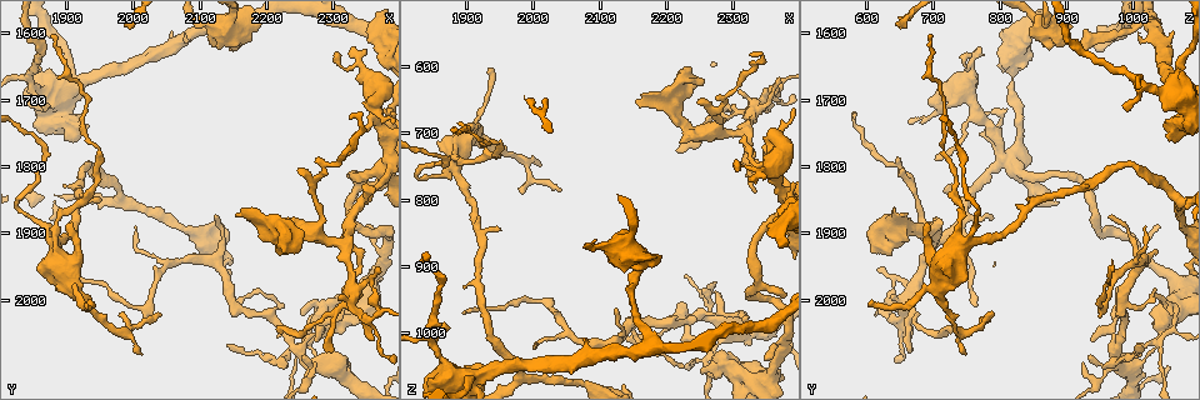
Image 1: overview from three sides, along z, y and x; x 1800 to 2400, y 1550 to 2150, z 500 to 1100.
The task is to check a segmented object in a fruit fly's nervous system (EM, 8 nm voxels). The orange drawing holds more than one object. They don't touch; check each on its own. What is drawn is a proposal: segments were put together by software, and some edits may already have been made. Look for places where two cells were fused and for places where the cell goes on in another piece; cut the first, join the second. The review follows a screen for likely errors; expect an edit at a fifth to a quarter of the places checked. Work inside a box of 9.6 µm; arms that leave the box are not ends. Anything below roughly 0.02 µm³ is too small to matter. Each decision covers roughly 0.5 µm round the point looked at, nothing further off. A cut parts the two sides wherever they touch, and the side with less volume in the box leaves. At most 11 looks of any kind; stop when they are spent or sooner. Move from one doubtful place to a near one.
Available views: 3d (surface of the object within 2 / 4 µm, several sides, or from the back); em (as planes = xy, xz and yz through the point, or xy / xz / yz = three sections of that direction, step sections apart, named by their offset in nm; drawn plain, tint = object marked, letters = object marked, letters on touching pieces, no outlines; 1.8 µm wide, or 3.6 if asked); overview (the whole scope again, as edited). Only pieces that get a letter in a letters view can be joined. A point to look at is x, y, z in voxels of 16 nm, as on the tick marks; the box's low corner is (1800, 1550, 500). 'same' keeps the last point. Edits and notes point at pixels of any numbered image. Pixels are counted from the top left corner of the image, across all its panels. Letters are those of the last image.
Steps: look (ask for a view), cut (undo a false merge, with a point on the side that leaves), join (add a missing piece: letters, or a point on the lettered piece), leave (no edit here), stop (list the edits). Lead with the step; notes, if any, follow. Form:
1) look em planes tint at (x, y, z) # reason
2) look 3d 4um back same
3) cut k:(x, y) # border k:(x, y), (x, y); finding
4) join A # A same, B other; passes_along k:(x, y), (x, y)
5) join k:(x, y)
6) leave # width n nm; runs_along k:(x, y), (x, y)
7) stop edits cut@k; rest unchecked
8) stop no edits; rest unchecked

look 3d 4um at (1885, 1600, 695) # end of a long branch

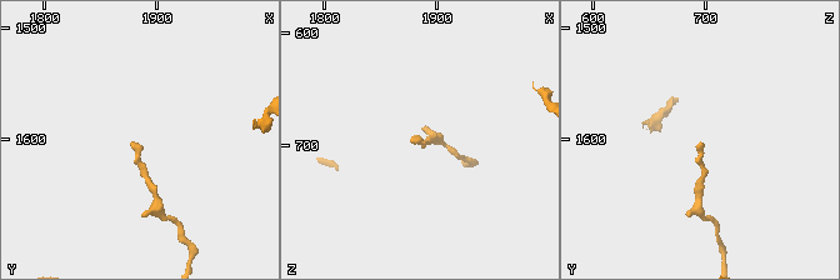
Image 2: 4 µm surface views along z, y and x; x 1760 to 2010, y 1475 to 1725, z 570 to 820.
look em planes letters at (1884, 1602, 698)

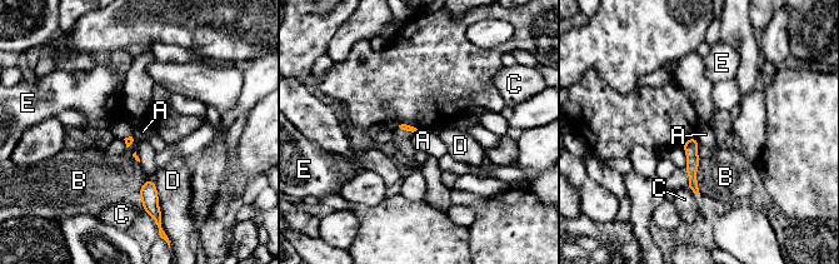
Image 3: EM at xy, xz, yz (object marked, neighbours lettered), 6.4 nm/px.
leave # A other, B other, C other, D other, E other; border 3:(694, 135), (699, 143); no lettered piece goes on from it

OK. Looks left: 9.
look 3d 4um at (1905, 1890, 695) # free end

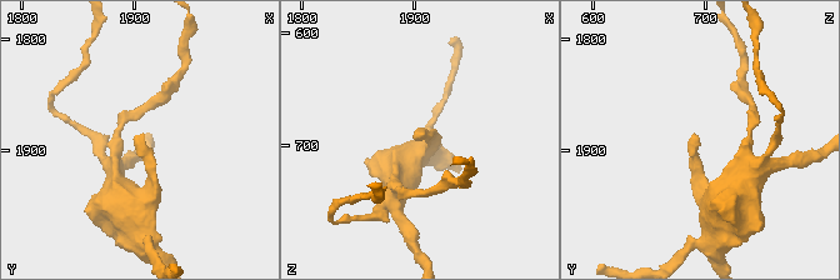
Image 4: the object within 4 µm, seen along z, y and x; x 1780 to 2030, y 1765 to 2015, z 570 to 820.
look em planes tint at (1904, 1884, 690) # now the EM

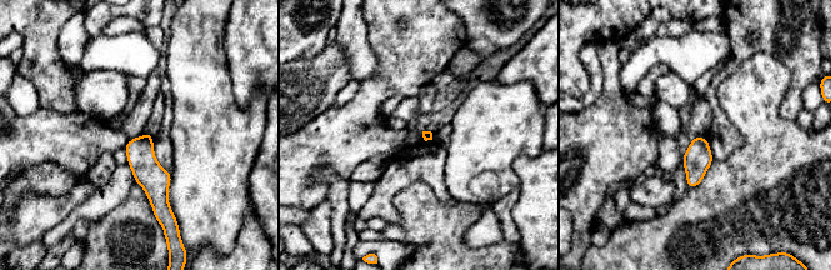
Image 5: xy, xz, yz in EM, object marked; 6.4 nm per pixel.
look em planes letters same # what lies round it

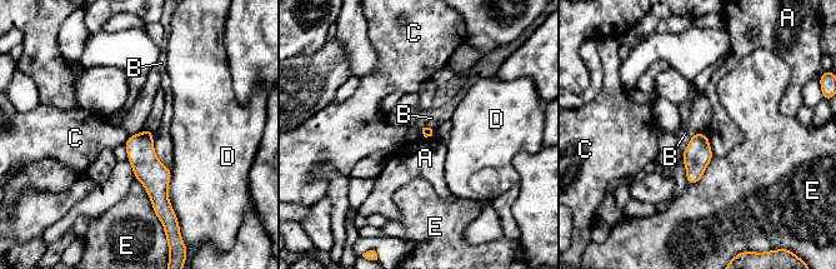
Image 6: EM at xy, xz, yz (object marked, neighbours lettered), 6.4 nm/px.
leave # longest_contact E 300 nm; A other, B other, C other, D other, E other; border 6:(694, 133), (682, 152); no lettered piece goes on from it

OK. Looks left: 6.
look 3d 4um at (2215, 2040, 730) # thin end

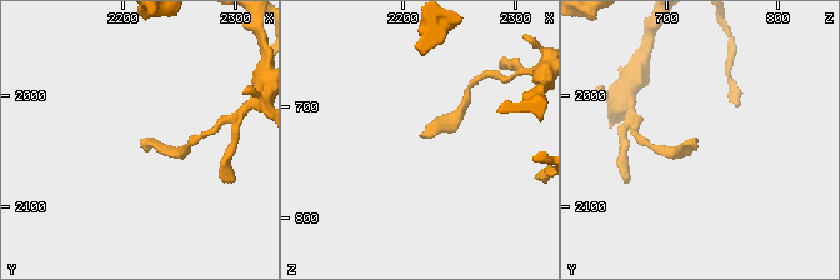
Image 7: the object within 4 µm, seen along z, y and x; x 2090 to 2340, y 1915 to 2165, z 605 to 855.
look em yz step 8 letters at (2214, 2040, 728) # shape alone is not enough

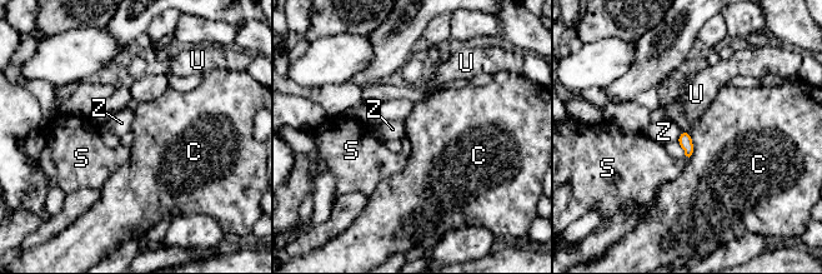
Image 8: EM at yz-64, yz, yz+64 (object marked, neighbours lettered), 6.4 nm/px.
leave # C other, S other, U other, Z other; border 8:(690, 131), (693, 152), (688, 158); no lettered piece goes on from it

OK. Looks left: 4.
look 3d 2um at (2265, 2060, 1035) # a fork

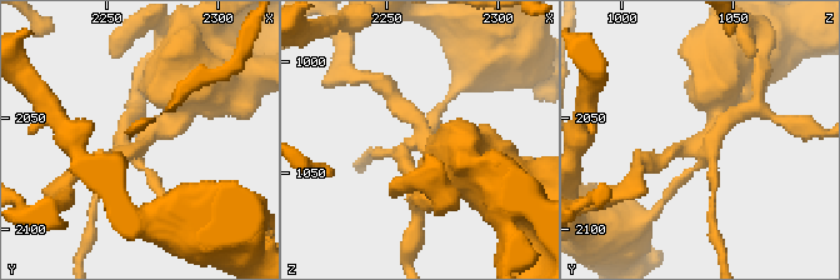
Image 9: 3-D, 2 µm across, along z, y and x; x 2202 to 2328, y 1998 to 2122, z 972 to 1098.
look em planes letters at (2266, 2061, 1035) # arms 4; need the tissue

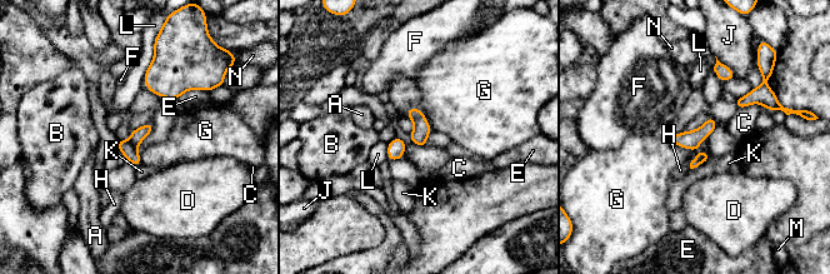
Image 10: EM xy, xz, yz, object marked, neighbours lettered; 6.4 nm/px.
cut 10:(124, 147) # A other, B other, C other, D other, E other, F other, G other, H other, J other, K other, L other, M other, N other; border 10:(128, 140), (135, 148); two cells meet here

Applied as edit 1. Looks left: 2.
look em 3.6um planes letters at (2040, 2015, 780) # free end

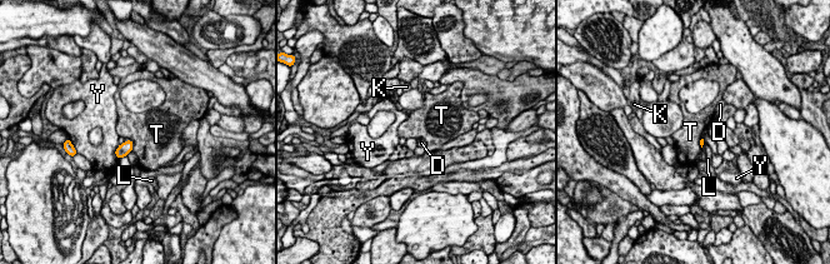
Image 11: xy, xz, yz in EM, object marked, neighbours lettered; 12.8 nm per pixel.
leave # D other, K other, L other, T other, Y other; border 11:(129, 139), (133, 143), (133, 150); none of them fits

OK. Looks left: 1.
stop edits cut@10; rest unchecked

